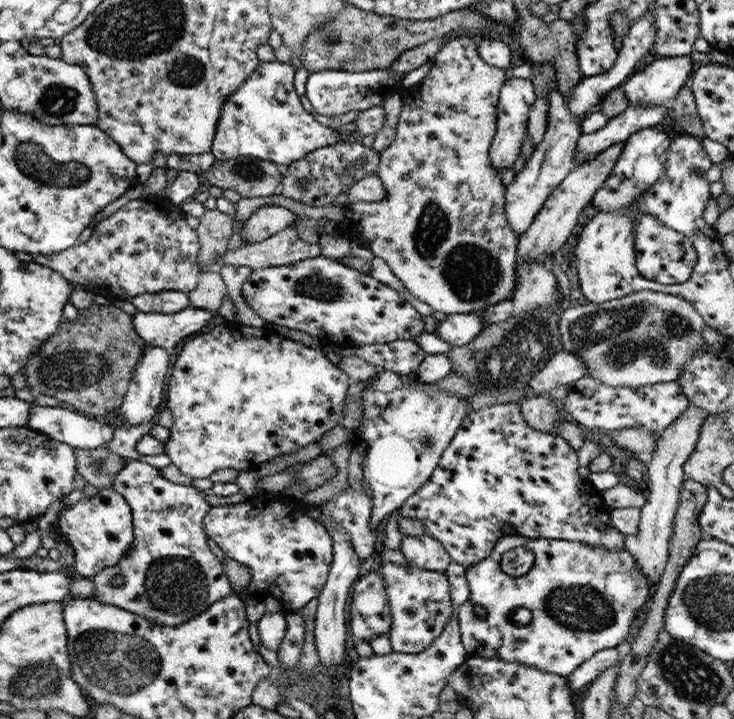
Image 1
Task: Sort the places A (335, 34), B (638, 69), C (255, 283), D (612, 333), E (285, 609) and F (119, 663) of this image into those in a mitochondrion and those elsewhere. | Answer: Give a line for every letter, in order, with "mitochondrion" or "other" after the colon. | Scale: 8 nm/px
A: mitochondrion
B: other
C: other
D: mitochondrion
E: other
F: mitochondrion

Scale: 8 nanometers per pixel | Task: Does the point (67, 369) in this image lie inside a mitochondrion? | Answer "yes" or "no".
yes

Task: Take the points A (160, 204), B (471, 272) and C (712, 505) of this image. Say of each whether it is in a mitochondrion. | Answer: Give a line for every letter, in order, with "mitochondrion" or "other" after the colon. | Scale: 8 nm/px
A: other
B: mitochondrion
C: other

